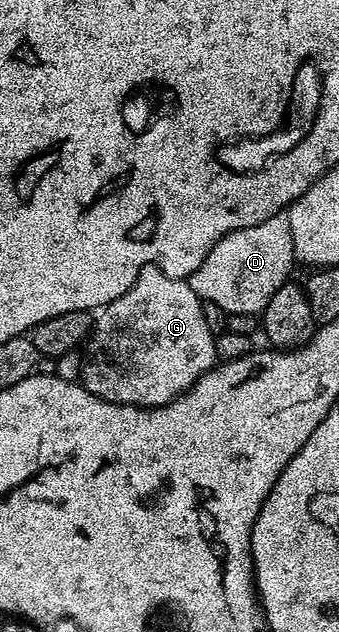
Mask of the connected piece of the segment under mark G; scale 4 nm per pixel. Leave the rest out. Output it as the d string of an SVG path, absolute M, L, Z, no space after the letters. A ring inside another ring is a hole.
M146 266L145 268L141 268L137 280L133 280L133 284L124 294L117 296L117 300L113 300L109 305L102 307L94 315L91 332L85 343L81 385L89 392L93 392L93 396L104 398L110 402L119 402L123 406L164 406L173 401L179 394L184 394L205 371L216 365L215 337L216 335L209 332L209 324L205 324L203 302L197 296L197 292L193 292L193 288L189 288L186 278L165 276L165 272L161 272L161 268Z

